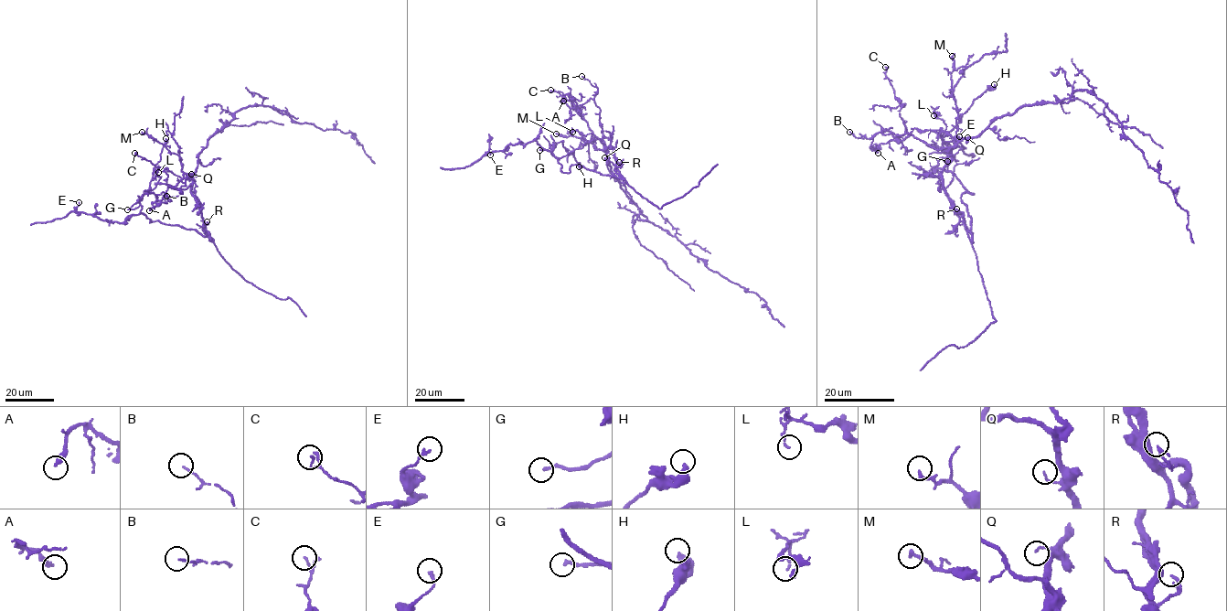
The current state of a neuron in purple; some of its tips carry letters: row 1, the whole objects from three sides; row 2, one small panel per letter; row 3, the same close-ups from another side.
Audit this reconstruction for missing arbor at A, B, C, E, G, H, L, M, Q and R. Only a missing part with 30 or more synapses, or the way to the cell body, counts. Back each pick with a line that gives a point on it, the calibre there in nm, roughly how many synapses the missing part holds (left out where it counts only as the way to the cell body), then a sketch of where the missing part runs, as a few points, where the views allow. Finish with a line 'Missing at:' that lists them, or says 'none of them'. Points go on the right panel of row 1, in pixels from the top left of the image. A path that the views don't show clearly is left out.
Missing at: none of them

